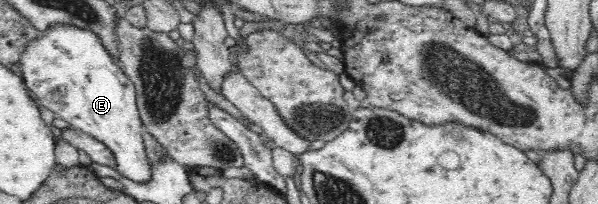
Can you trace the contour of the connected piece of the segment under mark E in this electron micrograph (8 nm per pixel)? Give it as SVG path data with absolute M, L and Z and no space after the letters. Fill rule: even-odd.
M55 26L52 30L42 33L40 39L31 41L21 58L20 69L26 87L36 95L40 105L54 111L55 118L68 122L108 146L113 155L115 170L124 179L142 185L152 181L152 164L144 145L144 130L139 117L135 86L122 67L102 48L96 35L70 26Z

